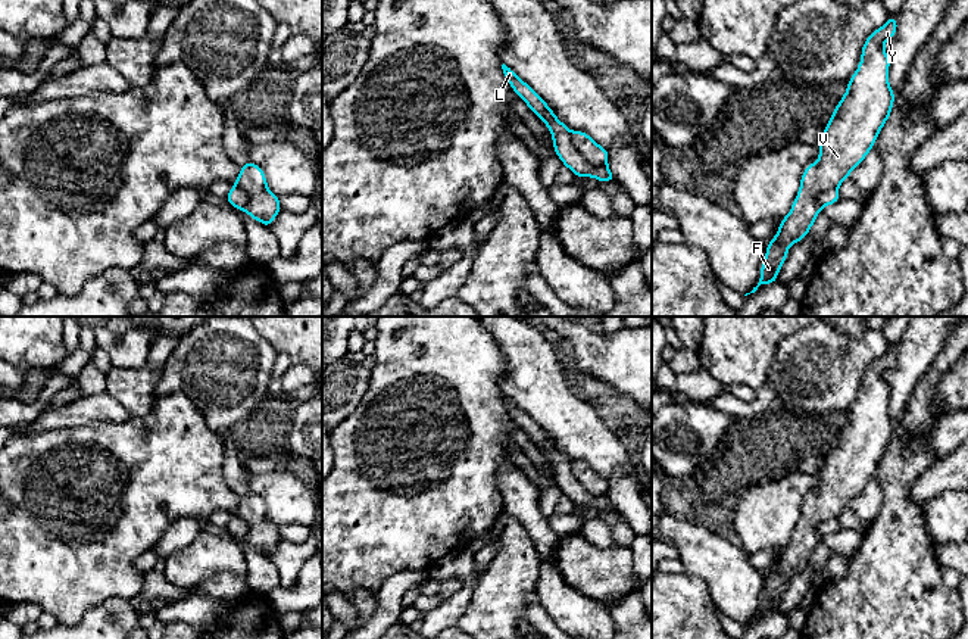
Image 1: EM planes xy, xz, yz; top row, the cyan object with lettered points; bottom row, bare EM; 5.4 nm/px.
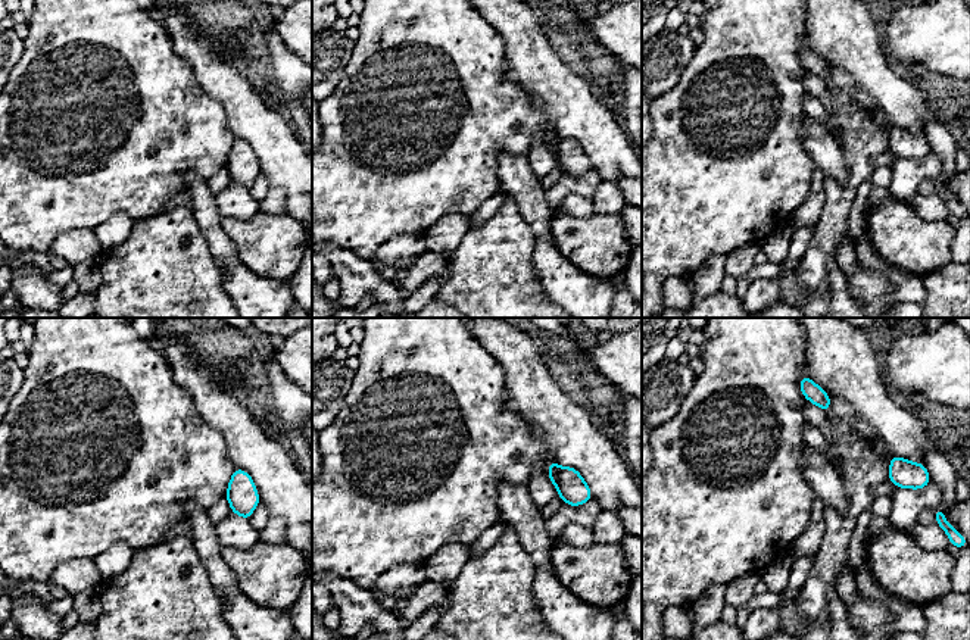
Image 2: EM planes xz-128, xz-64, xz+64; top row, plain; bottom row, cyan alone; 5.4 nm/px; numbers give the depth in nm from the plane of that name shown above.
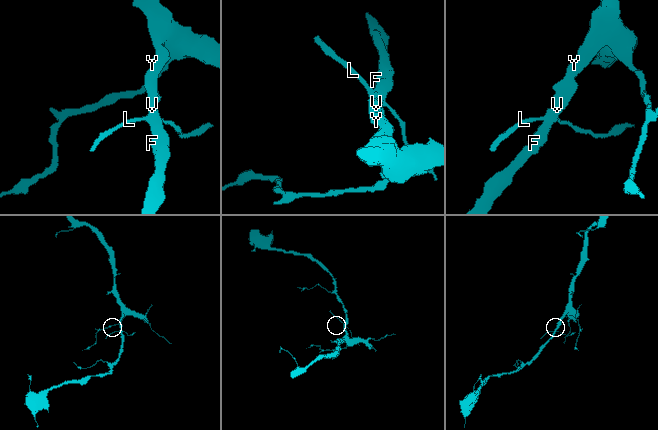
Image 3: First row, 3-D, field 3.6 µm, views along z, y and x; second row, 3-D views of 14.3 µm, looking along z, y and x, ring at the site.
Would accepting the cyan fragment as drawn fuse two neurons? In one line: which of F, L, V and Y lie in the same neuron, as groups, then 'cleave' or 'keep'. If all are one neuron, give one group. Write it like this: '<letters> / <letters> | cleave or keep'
F V Y / L | cleave

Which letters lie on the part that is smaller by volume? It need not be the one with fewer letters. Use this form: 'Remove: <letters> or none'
Remove: L

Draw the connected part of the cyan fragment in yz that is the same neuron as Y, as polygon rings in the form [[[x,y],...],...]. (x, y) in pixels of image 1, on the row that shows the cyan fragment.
[[[890,15],[886,25],[869,34],[862,46],[861,63],[847,84],[847,91],[836,106],[828,124],[824,127],[824,135],[818,144],[819,159],[805,168],[800,190],[791,205],[791,211],[780,222],[778,233],[766,246],[766,255],[761,268],[761,278],[750,293],[755,293],[761,284],[777,283],[777,272],[789,255],[789,246],[799,243],[809,233],[816,215],[821,212],[818,194],[828,188],[837,188],[850,172],[861,165],[890,116],[894,91],[889,85],[890,59],[883,46],[893,38],[897,29],[894,15]]]

